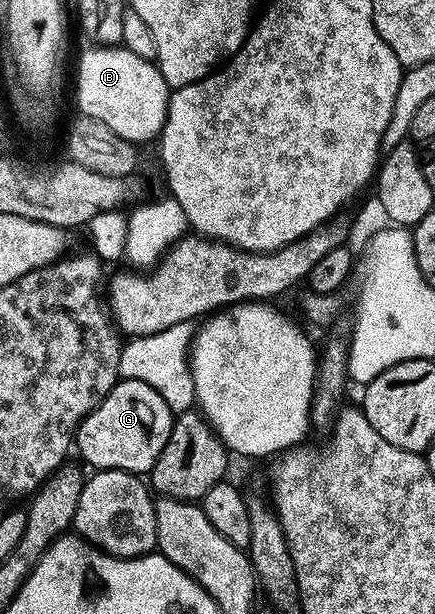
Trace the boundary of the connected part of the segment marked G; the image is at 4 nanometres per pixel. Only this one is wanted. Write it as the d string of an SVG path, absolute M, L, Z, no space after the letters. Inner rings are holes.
M119 380L113 391L79 425L76 453L87 466L99 469L122 469L135 475L149 474L174 426L175 414L164 399L146 382Z

